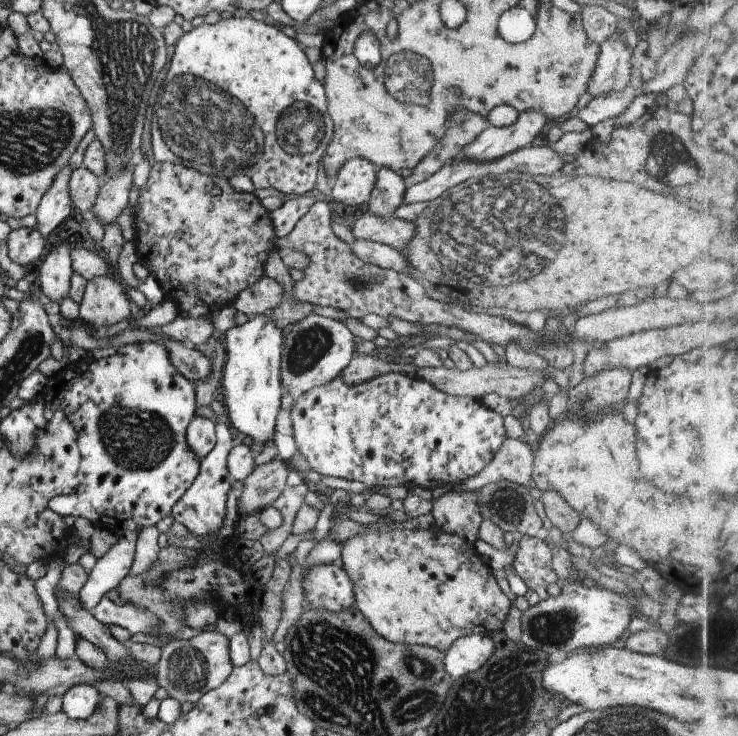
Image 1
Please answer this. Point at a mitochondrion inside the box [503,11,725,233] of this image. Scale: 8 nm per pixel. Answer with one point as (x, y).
(669, 156)

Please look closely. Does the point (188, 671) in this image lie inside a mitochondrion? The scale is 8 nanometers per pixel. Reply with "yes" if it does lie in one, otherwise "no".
yes

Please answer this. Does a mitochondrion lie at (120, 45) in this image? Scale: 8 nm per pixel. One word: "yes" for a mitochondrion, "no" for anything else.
yes

